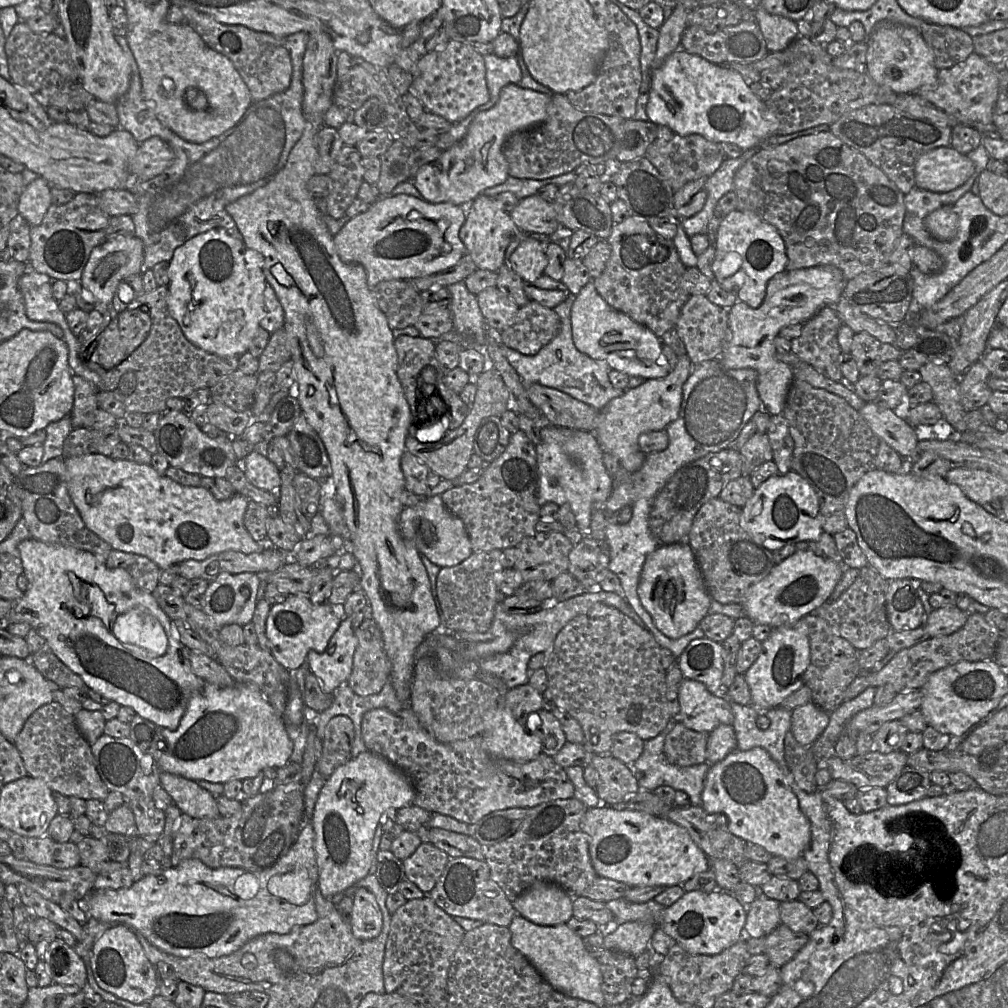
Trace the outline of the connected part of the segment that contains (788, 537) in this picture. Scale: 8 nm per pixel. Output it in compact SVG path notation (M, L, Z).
M791 470L786 474L769 477L754 490L752 497L742 507L740 523L742 528L759 544L770 551L799 541L818 541L823 529L820 504L811 485L797 472Z

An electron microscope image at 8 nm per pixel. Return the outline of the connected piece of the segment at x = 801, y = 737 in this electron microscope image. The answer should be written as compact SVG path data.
M810 702L792 710L791 732L802 746L811 746L829 723L829 712Z

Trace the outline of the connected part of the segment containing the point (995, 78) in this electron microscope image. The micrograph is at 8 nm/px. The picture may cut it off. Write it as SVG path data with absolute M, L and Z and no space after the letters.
M973 52L964 62L951 68L939 70L936 84L925 86L916 93L940 110L954 116L960 124L970 125L980 133L985 133L994 127L992 117L998 98L999 73L1001 69L990 64L983 57Z

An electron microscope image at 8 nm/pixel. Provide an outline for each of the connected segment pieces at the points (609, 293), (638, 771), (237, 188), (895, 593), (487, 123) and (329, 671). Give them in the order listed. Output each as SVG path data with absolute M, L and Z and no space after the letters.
M632 216L621 223L614 224L606 240L611 246L611 255L604 272L592 279L597 292L611 308L624 313L661 338L665 332L676 327L681 309L690 297L684 288L683 275L686 267L680 260L673 240L657 234L644 219Z
M670 719L664 730L655 738L645 741L644 749L641 756L631 766L631 769L637 779L641 790L653 791L659 786L670 786L673 789L684 791L690 798L691 805L702 805L702 792L706 775L710 769L711 764L702 763L693 766L676 766L668 762L664 754L664 742L667 734L673 729L676 722L679 720Z
M301 31L285 38L292 62L289 87L284 92L252 102L233 128L202 144L183 140L157 119L143 96L139 68L127 37L116 36L132 69L129 89L116 103L118 129L129 132L139 144L153 137L161 138L174 153L172 164L162 174L148 181L135 183L128 190L137 201L137 211L131 217L135 236L144 246L143 270L151 270L160 262L169 263L175 249L214 228L224 228L235 238L242 239L234 220L226 211L226 206L266 185L285 166L291 149L304 131L302 76L309 35Z
M917 579L889 581L886 610L892 630L911 630L924 624L926 612L918 594L921 583Z
M517 84L504 86L499 95L498 102L489 110L476 115L464 138L453 146L442 151L439 158L423 165L412 178L413 185L421 197L429 203L450 202L462 207L469 205L483 191L502 184L510 176L508 163L502 148L507 138L515 132L525 130L541 124L547 116L547 107L551 97L529 88L522 88Z
M344 617L324 652L308 652L306 659L309 669L319 680L323 692L332 694L340 684L347 683L357 644L351 620Z

